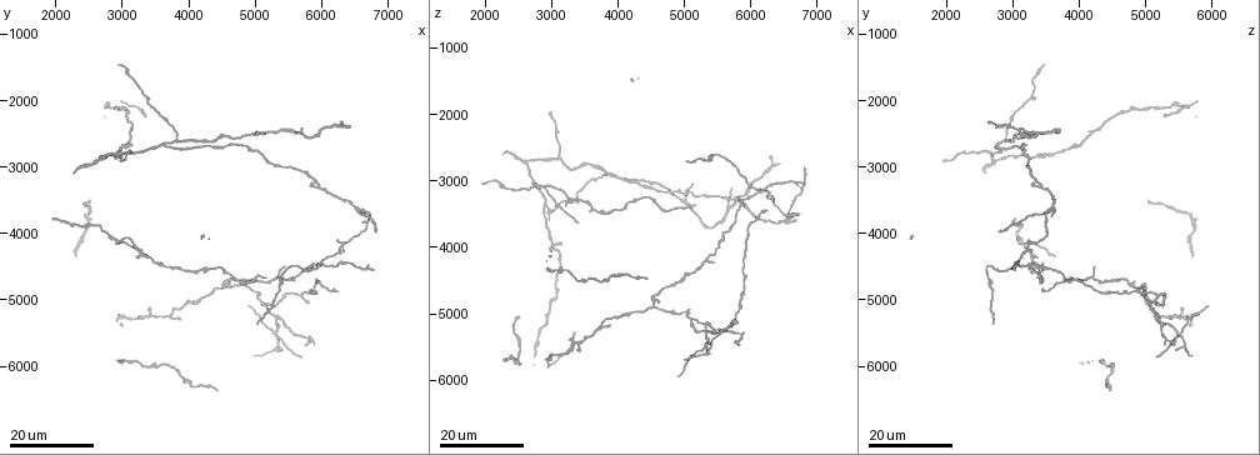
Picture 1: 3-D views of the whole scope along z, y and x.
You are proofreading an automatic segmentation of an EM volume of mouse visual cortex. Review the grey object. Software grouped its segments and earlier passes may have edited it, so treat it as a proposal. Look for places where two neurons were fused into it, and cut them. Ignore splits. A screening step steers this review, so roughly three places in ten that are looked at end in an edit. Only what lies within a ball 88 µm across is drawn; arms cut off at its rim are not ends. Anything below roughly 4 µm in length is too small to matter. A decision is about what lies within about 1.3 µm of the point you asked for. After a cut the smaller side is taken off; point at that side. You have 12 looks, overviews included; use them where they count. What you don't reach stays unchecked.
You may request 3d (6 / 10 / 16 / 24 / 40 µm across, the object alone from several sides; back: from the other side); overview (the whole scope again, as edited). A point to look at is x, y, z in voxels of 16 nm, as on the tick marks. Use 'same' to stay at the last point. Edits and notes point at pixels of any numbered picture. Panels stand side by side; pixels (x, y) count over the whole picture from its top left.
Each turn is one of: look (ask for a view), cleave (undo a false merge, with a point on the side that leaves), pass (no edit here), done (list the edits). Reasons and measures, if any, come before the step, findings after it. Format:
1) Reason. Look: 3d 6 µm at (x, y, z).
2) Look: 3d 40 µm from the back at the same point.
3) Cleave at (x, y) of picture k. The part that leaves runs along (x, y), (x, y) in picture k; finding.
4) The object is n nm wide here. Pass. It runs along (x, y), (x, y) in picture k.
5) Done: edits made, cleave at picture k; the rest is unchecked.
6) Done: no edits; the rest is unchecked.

Side arm on a straight run. Look: 3d 16 µm at (5400, 5250, 5200).

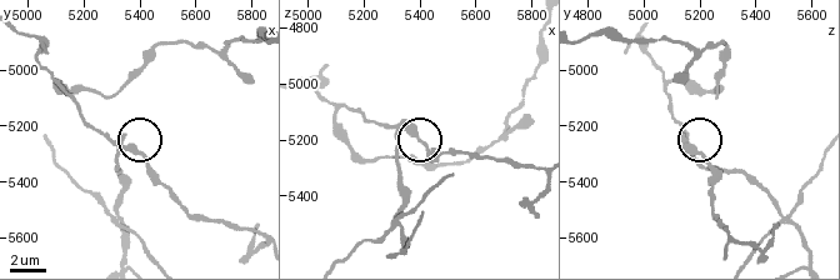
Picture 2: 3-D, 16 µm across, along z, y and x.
Look: 3d 6 µm at (5350, 5280, 5160).

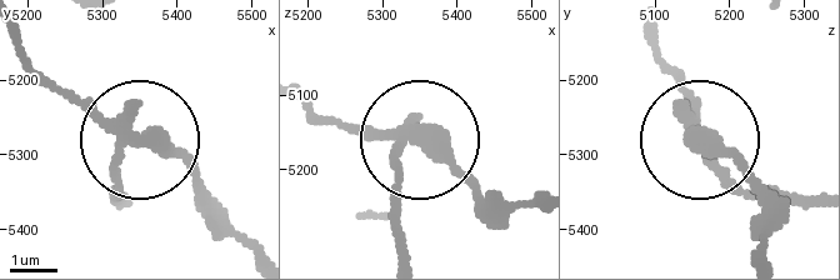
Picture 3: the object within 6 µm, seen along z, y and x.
The object is 320 nm wide here. Cleave at (113, 198) of picture 3. The part that leaves runs along (401, 151), (401, 254) in picture 3; a second neuron is stuck on.

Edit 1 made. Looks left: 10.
Two arms in line, one across. Look: 3d 24 µm at (3700, 5250, 5200).

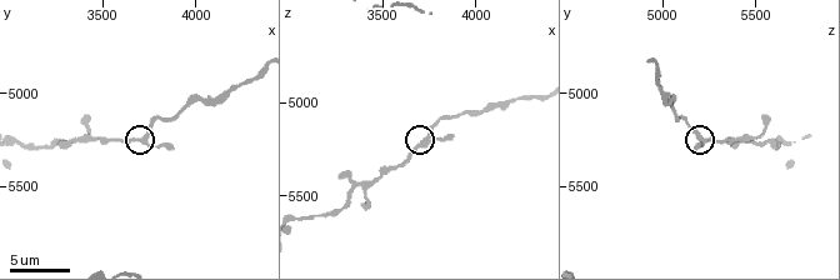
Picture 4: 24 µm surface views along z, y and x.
Look: 3d 10 µm at (3720, 5240, 5220).

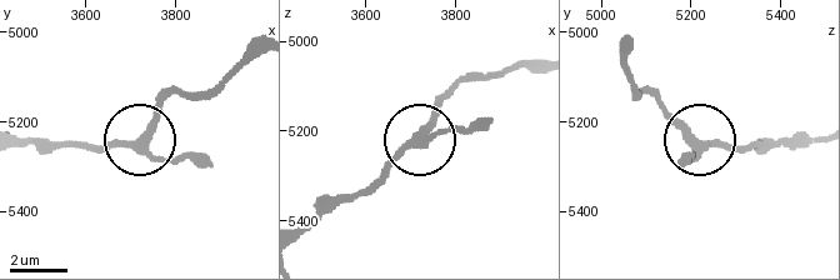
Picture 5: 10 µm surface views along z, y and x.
Pass. It runs along (620, 51), (631, 84), (696, 136), (691, 159) in picture 5; all the same neuron.

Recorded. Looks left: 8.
Side arm on a straight run. Look: 3d 24 µm at (5100, 5050, 5100).

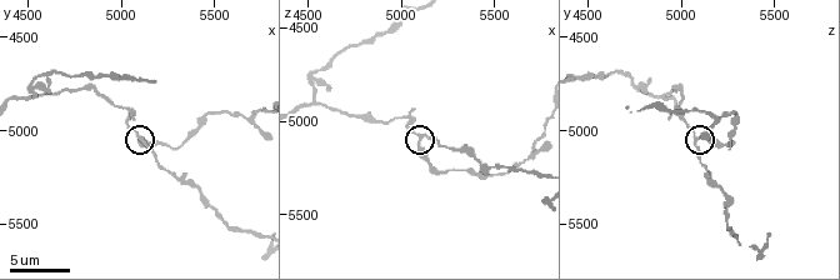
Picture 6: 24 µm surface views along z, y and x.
Look: 3d 6 µm at (5120, 5040, 5080).

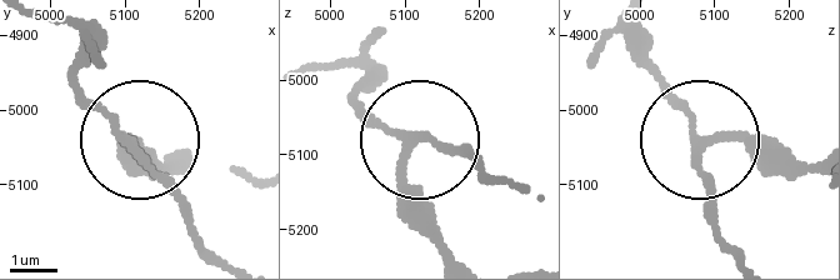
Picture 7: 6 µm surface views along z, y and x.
The object is 170 nm wide here. Pass. It runs along (66, 21), (83, 93), (194, 233) in picture 7; one neuron here.

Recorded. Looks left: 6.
Two arms in line, one across. Look: 3d 16 µm at (3600, 2650, 2800).

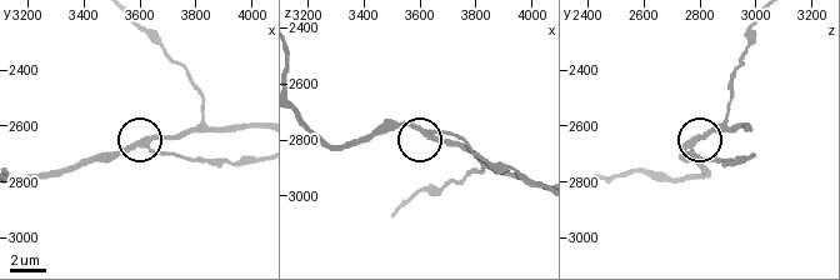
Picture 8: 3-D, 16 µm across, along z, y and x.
Look: 3d 10 µm at (3640, 2650, 2780).

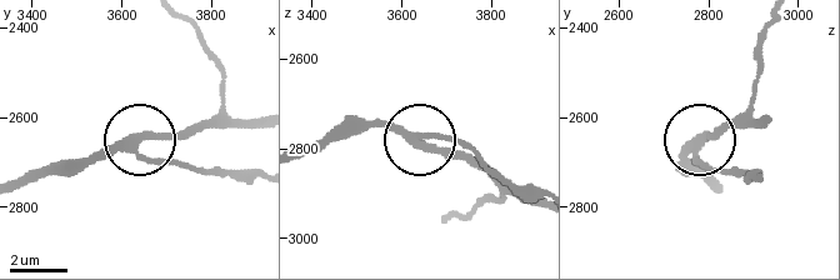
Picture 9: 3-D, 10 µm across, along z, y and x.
The object is 250 nm wide here. Pass. It runs along (256, 179), (228, 179), (138, 150), (149, 136), (204, 129) in picture 9; continuous, no second neuron.

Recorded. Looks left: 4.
Look: 3d 24 µm at (6300, 4200, 3200).

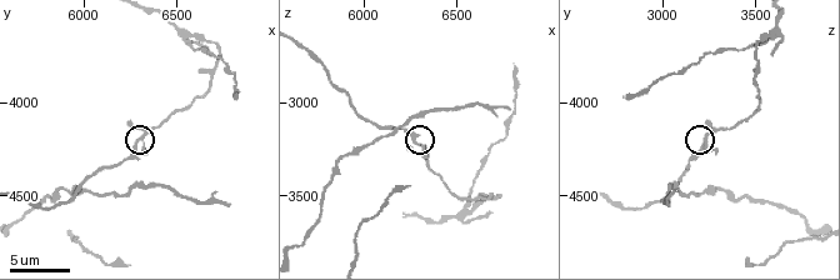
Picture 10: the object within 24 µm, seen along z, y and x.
Closer look. Look: 3d 10 µm at (6300, 4220, 3220).

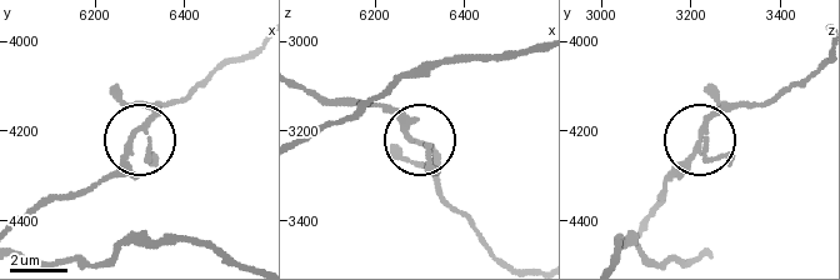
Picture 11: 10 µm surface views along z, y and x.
3 arms meet here. Pass. It runs along (814, 70), (778, 96), (713, 114), (696, 149), (663, 190) in picture 11; continuous, no second neuron.

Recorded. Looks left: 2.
Four or more arms meet. Look: 3d 16 µm at (6560, 3680, 3540).

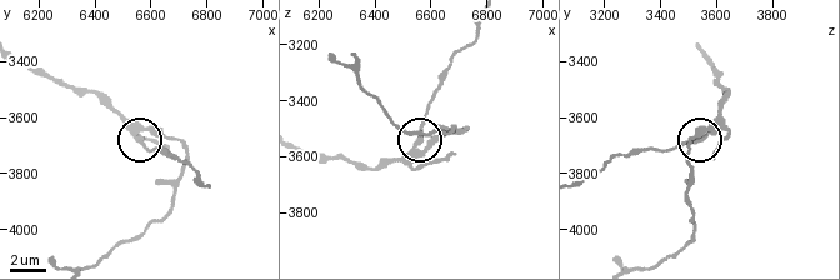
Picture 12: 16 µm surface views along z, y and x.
Pass. It runs along (385, 156), (410, 153), (433, 91) in picture 12; one neuron here.

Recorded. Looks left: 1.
Done: edits made, cleave at picture 3; the rest is unchecked.

